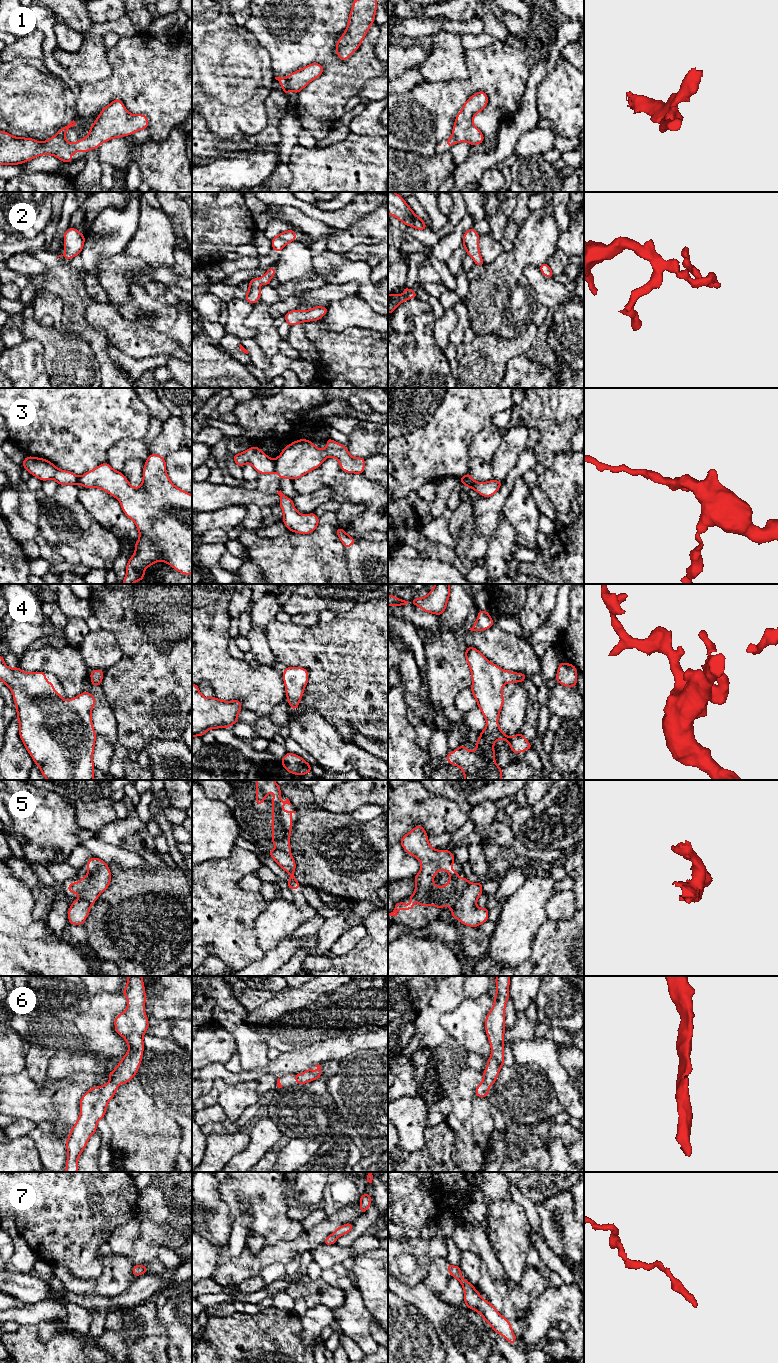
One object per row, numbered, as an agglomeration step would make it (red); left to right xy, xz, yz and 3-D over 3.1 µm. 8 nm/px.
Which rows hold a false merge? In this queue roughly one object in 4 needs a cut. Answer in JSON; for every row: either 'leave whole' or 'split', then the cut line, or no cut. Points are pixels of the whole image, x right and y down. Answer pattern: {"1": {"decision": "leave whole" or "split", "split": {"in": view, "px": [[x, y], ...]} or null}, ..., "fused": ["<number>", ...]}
{"1": {"decision": "leave whole", "split": null}, "2": {"decision": "leave whole", "split": null}, "3": {"decision": "split", "split": {"in": "xz", "px": [[274, 460], [275, 471]]}}, "4": {"decision": "leave whole", "split": null}, "5": {"decision": "leave whole", "split": null}, "6": {"decision": "leave whole", "split": null}, "7": {"decision": "leave whole", "split": null}, "fused": ["3"]}

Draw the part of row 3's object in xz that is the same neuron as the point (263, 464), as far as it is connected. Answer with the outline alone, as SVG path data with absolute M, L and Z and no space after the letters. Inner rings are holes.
M256 446L250 447L242 453L234 454L233 460L239 467L247 463L251 464L259 474L272 474L275 472L275 460Z

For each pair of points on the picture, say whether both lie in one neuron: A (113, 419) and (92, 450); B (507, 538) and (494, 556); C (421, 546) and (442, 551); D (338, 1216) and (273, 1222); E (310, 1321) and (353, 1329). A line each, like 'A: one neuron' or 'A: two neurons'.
A: one neuron
B: one neuron
C: one neuron
D: two neurons
E: two neurons

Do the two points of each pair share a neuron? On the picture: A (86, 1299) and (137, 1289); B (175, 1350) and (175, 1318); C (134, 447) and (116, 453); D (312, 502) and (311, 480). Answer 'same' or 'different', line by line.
A: same
B: same
C: same
D: different

